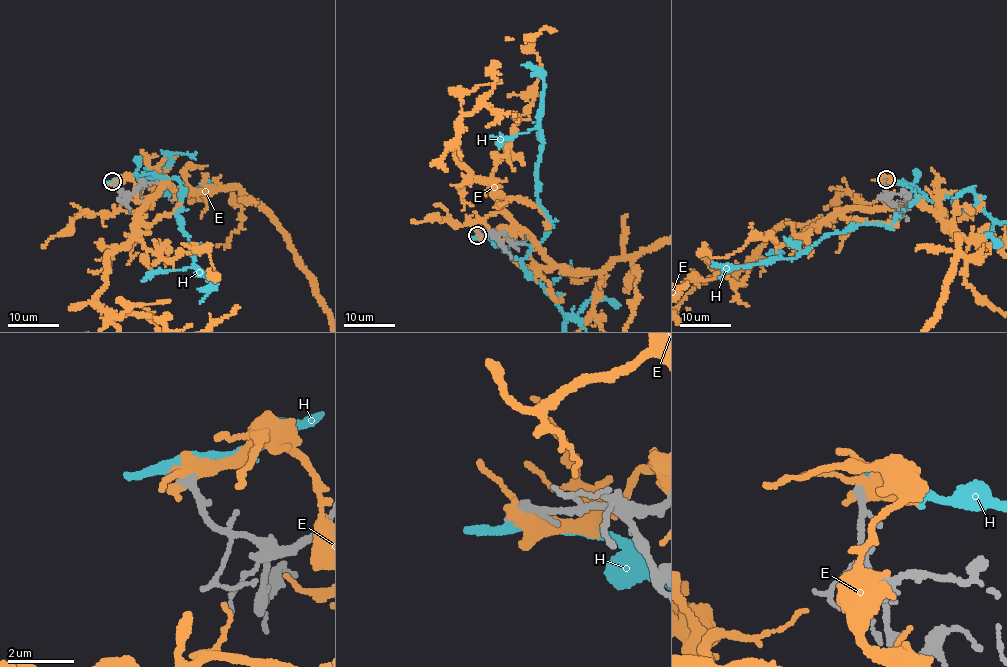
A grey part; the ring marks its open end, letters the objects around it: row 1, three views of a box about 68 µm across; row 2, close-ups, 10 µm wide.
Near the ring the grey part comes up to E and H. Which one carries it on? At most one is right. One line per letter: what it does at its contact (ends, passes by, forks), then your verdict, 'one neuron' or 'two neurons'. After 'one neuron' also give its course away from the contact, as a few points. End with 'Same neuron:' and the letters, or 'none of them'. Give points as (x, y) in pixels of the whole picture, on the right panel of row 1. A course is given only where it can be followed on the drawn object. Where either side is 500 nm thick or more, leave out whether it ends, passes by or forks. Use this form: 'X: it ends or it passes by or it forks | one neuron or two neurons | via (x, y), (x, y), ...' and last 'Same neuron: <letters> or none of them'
E: it passes by | two neurons
H: it passes by | two neurons
Same neuron: none of them

